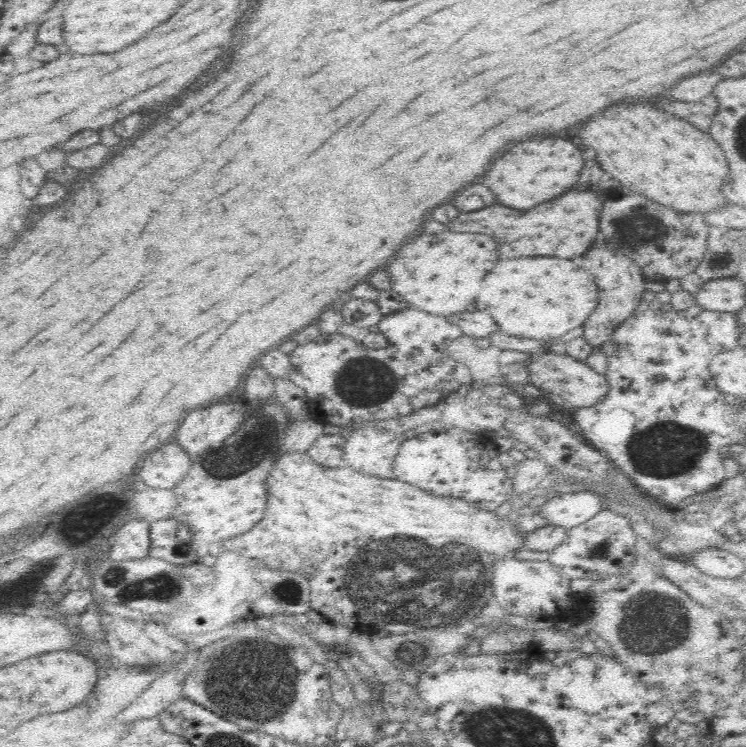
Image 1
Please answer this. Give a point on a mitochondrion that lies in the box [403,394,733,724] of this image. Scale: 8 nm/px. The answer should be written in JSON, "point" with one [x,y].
{"point":[652,619]}

